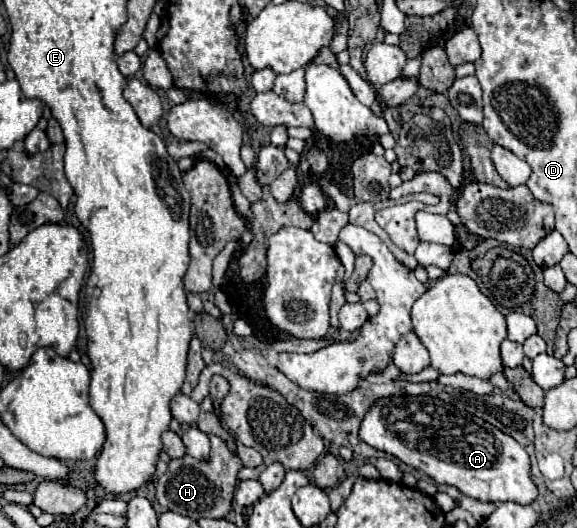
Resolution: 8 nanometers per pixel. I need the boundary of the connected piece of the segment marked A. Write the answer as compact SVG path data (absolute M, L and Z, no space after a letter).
M392 395L376 399L360 423L358 437L370 447L424 471L436 483L454 485L464 495L480 501L518 501L526 505L538 495L530 479L530 457L518 441L484 419L458 411L436 397Z

